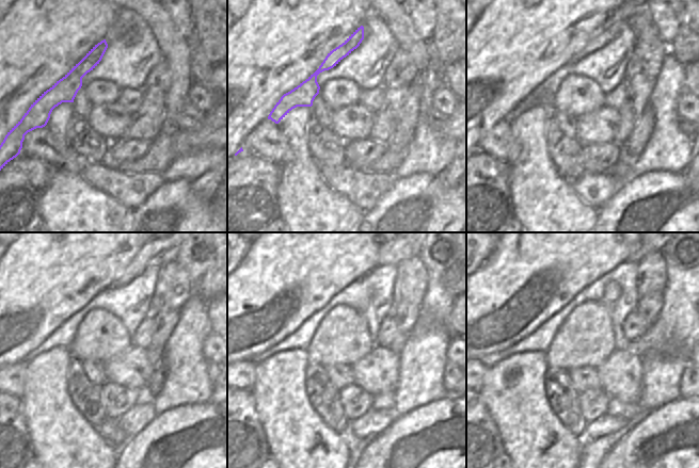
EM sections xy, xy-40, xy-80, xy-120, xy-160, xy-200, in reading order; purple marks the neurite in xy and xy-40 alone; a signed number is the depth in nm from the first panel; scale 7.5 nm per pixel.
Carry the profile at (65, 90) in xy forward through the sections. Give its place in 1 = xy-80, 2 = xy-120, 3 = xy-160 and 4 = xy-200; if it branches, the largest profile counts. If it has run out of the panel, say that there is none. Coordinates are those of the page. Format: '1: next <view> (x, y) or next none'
1: next xy-80 (619, 17)
2: next xy-120 (152, 254)
3: next xy-160 (388, 254)
4: next xy-200 (638, 254)

